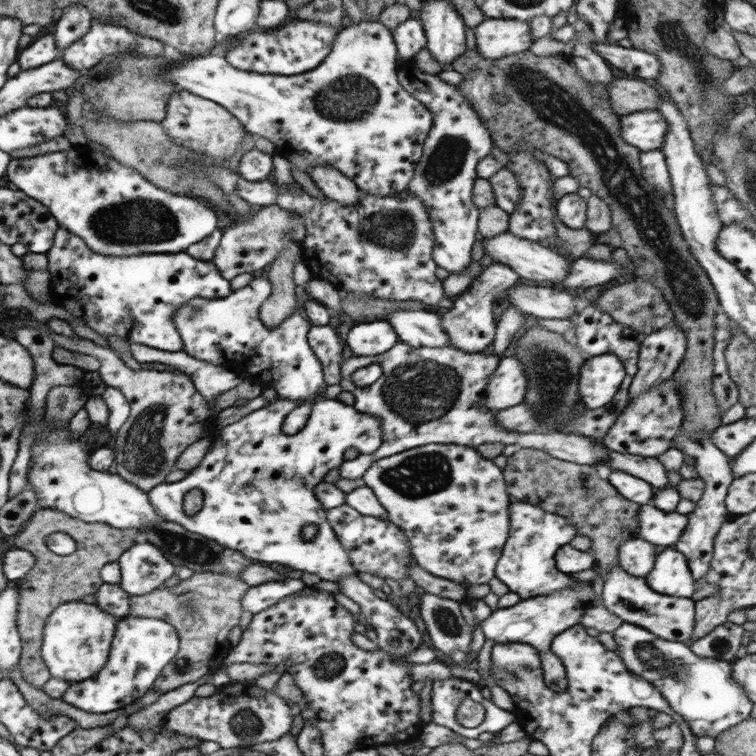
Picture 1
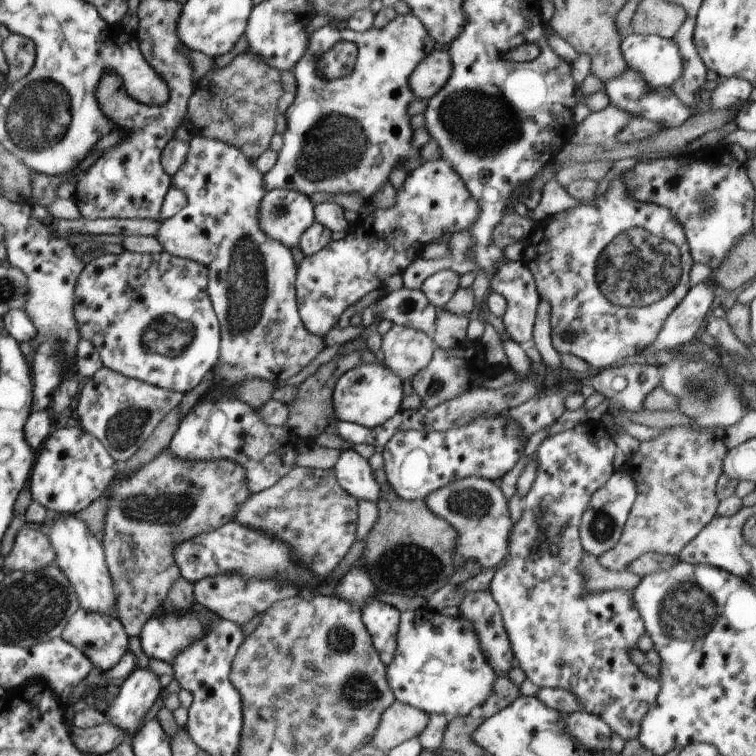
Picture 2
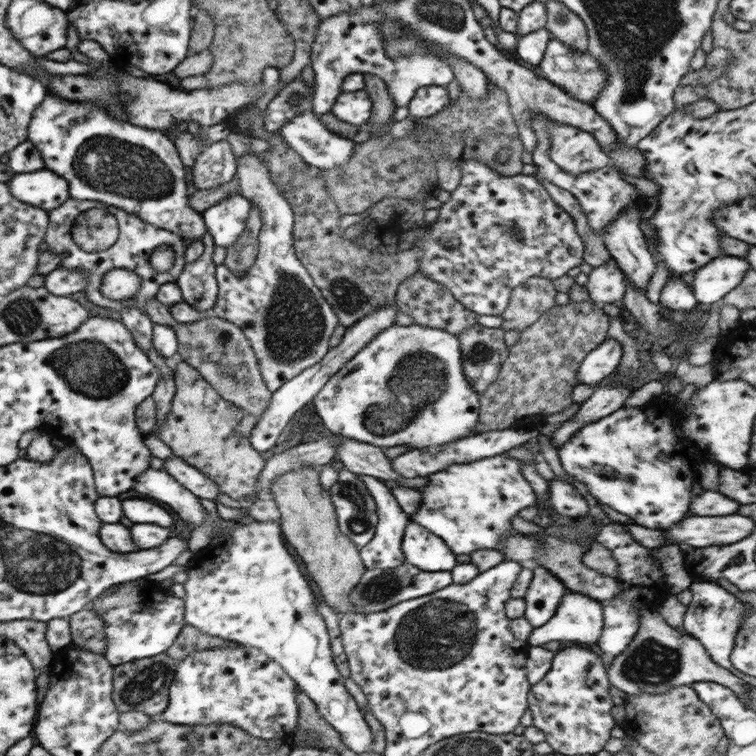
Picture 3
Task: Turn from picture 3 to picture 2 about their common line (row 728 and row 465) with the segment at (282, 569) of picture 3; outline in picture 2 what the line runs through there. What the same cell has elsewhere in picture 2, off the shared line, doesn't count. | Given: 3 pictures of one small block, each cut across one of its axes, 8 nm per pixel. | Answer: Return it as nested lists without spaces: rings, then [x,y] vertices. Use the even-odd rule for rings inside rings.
[[[353,450],[343,451],[332,468],[338,486],[356,500],[378,502],[380,485],[376,482],[369,460]]]

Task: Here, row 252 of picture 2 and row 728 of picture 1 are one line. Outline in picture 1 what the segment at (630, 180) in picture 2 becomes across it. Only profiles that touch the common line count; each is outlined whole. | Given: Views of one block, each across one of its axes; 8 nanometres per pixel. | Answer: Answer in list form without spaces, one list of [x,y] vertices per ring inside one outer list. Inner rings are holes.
[[[622,623],[613,632],[618,645],[616,654],[631,673],[650,681],[669,705],[689,724],[696,738],[716,738],[750,717],[754,703],[733,679],[731,662],[720,658],[698,656],[686,643],[664,640],[636,624]]]

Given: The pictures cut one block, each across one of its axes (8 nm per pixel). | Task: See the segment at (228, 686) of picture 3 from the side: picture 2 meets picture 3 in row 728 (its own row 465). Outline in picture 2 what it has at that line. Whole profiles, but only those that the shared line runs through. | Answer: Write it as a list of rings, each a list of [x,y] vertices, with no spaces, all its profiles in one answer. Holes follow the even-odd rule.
[[[195,136],[189,143],[188,154],[184,158],[184,162],[180,166],[180,170],[171,177],[171,186],[176,186],[180,188],[187,198],[187,205],[178,211],[178,214],[168,218],[166,221],[162,221],[158,232],[156,232],[156,238],[163,246],[164,250],[172,256],[178,258],[186,258],[186,260],[194,260],[194,262],[200,262],[202,266],[206,266],[208,270],[208,296],[210,302],[212,302],[214,313],[217,315],[220,331],[221,331],[221,344],[220,344],[220,356],[218,356],[218,362],[216,362],[214,370],[214,382],[212,382],[212,388],[208,394],[204,394],[200,398],[200,402],[194,406],[192,412],[187,413],[185,417],[182,418],[181,424],[179,425],[176,434],[172,438],[170,445],[168,446],[168,454],[170,456],[178,456],[178,458],[184,458],[184,460],[232,460],[232,462],[238,462],[238,466],[242,466],[246,470],[246,482],[248,482],[248,490],[251,493],[258,493],[271,488],[280,478],[286,476],[290,473],[290,470],[294,469],[296,465],[296,454],[298,452],[298,445],[300,439],[292,436],[288,429],[276,428],[274,426],[266,426],[262,418],[254,412],[254,410],[244,404],[243,400],[238,400],[232,392],[234,388],[238,386],[239,383],[244,383],[244,380],[248,378],[260,378],[260,380],[266,380],[270,382],[280,382],[292,378],[297,375],[302,368],[310,364],[317,355],[326,348],[324,346],[324,338],[322,335],[310,334],[304,326],[302,326],[302,320],[299,316],[299,309],[297,308],[296,301],[296,280],[297,280],[297,265],[292,256],[290,248],[286,248],[284,244],[268,238],[260,226],[258,226],[258,212],[260,212],[260,202],[266,194],[264,190],[264,176],[255,164],[250,162],[246,158],[246,154],[242,150],[238,150],[236,146],[231,146],[222,142],[222,140],[205,138],[202,136]]]

